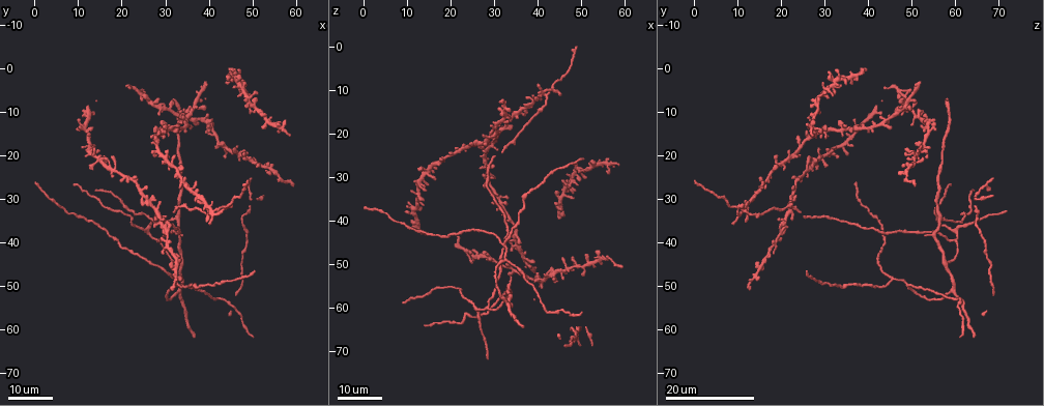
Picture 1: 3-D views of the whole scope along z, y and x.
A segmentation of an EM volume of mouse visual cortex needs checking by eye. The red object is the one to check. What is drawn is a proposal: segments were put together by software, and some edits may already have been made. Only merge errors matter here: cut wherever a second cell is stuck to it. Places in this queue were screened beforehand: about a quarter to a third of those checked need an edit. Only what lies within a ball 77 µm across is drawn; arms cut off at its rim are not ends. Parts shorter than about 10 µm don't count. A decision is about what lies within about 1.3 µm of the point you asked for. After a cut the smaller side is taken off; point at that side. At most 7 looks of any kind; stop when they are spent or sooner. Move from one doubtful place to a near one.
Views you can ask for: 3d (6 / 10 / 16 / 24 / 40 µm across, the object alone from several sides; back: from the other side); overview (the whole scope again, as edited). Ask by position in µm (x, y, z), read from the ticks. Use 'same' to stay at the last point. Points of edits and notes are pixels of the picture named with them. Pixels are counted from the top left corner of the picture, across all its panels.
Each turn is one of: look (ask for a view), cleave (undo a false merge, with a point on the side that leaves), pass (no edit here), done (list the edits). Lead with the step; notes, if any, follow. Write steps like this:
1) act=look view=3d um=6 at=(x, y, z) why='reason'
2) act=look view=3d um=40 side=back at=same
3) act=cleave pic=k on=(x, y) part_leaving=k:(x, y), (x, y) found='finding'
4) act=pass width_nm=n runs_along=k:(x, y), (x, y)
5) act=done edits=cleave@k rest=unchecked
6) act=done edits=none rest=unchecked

act=look view=3d um=24 at=(25.5, 37.0, 60.0) why='branch point'

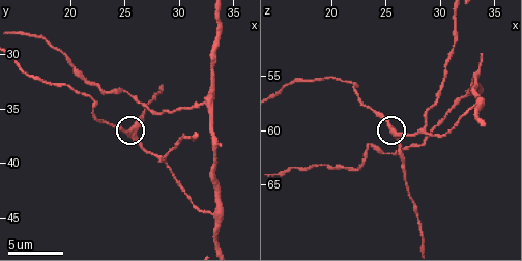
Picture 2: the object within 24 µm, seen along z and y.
act=look view=3d um=10 at=(25.4, 37.2, 60.0)

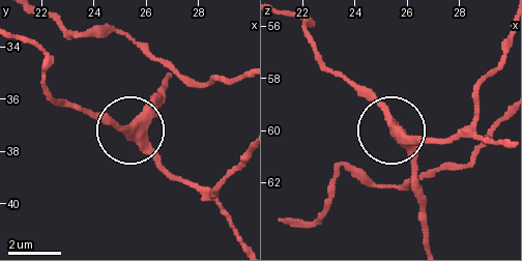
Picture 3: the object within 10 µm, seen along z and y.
act=pass runs_along=3:(501, 61), (470, 121), (443, 139), (392, 132), (421, 199) found='continuous, no second cell'

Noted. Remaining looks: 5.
act=look view=3d um=10 at=(32.2, 34.4, 56.6) why='thin arm on a thick one'

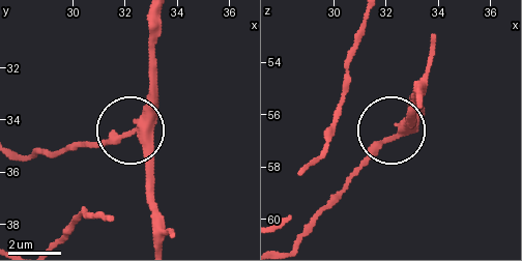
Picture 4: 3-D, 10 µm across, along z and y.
act=pass arms=3 runs_along=4:(158, 241), (145, 141), (124, 132), (87, 141) found='continuous, no second cell'

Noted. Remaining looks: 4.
act=look view=3d um=16 at=(40.5, 32.5, 11.0) why='two arms in line, one across'

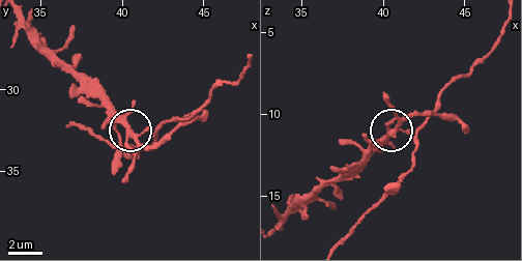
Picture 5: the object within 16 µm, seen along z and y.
act=look view=3d um=6 at=(40.4, 32.7, 11.2)

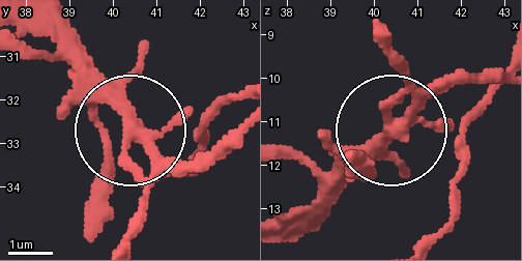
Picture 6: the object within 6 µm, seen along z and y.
act=pass width_nm=260 found='one cell here'

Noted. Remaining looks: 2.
act=done edits=none rest=unchecked

